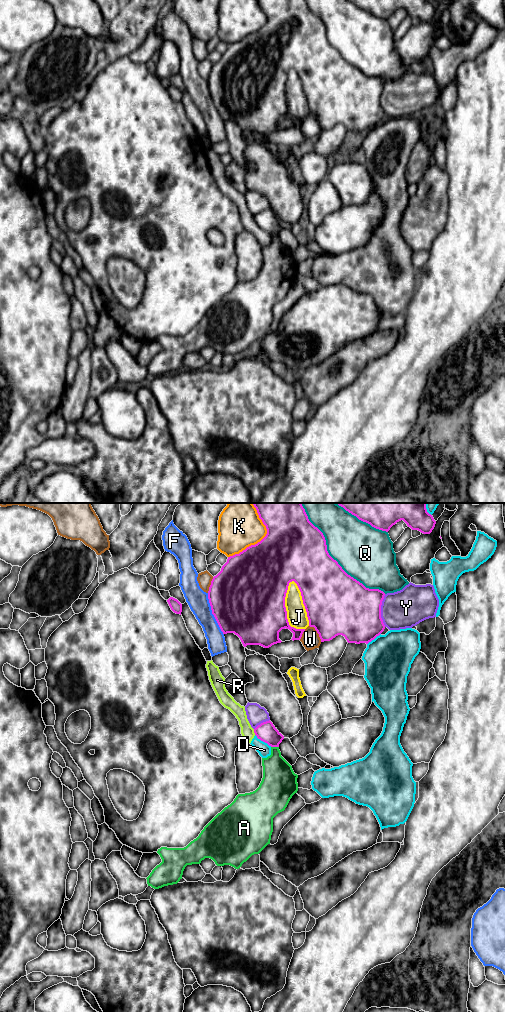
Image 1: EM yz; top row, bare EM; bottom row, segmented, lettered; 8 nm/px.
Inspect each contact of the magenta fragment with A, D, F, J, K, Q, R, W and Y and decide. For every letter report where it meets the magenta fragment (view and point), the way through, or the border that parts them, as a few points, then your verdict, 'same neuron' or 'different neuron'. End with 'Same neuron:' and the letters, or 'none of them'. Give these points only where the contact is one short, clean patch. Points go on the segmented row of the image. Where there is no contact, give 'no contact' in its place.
A: yz (275, 746) | along yz (271, 746), (278, 747) | different neuron
D: yz (263, 741) | different neuron
F: yz (212, 613) | different neuron
J: yz (285, 610) | different neuron
K: yz (263, 538) | different neuron
Q: yz (331, 557) | different neuron
R: yz (254, 732) | along yz (253, 729), (255, 734) | different neuron
W: yz (317, 632) | different neuron
Y: yz (380, 610) | different neuron
Same neuron: none of them

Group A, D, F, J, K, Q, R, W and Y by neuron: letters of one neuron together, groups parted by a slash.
A / D R / F / J / K / Q / W / Y

